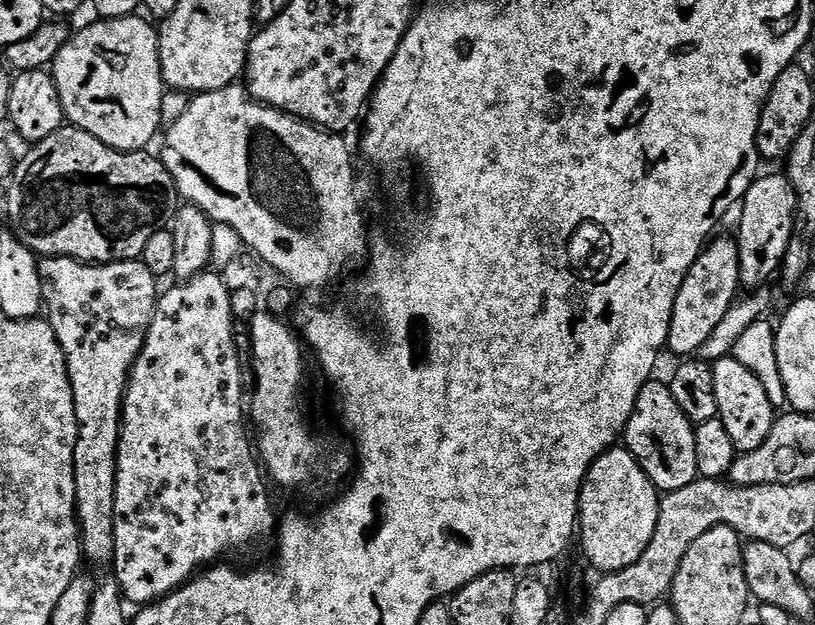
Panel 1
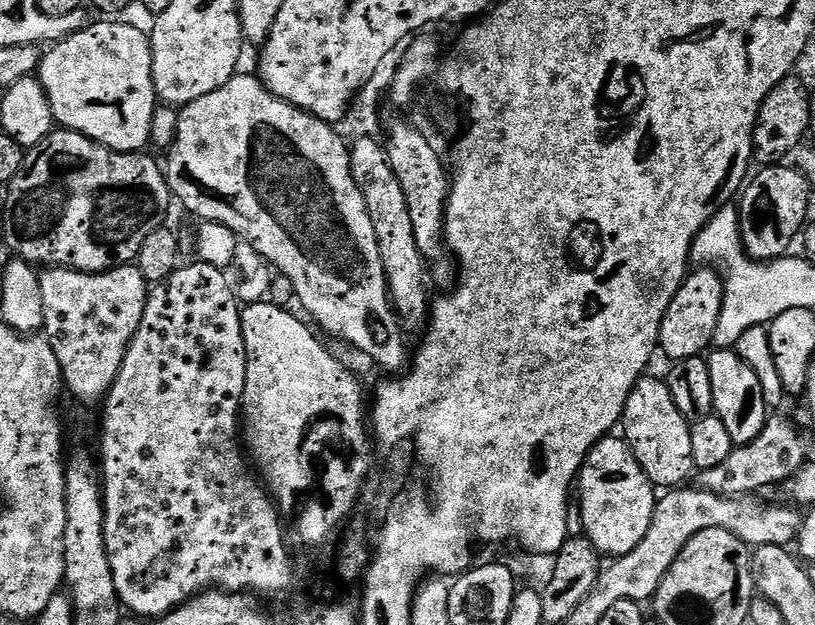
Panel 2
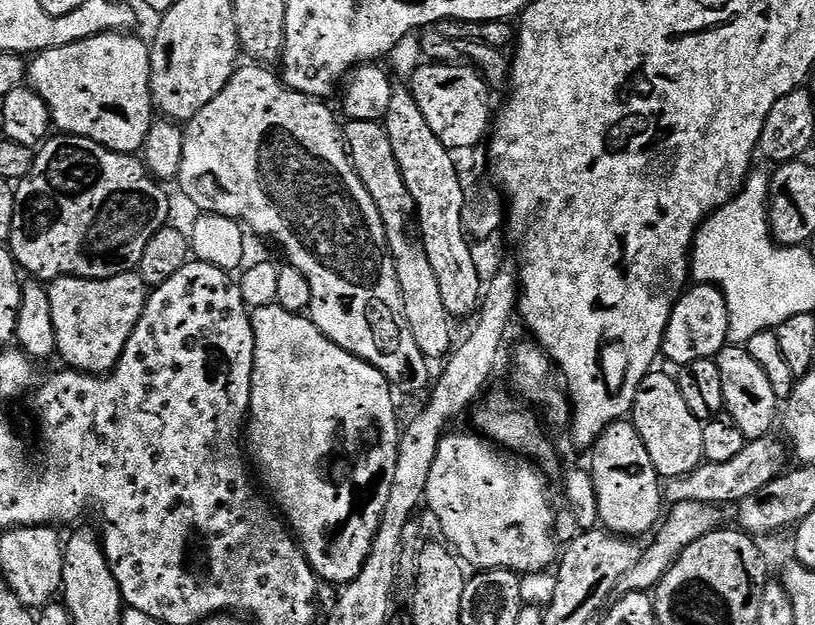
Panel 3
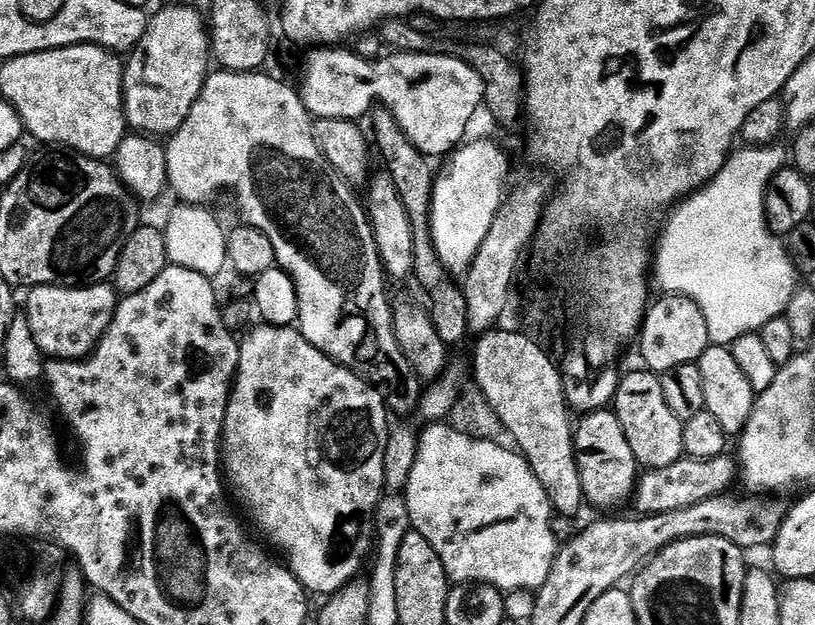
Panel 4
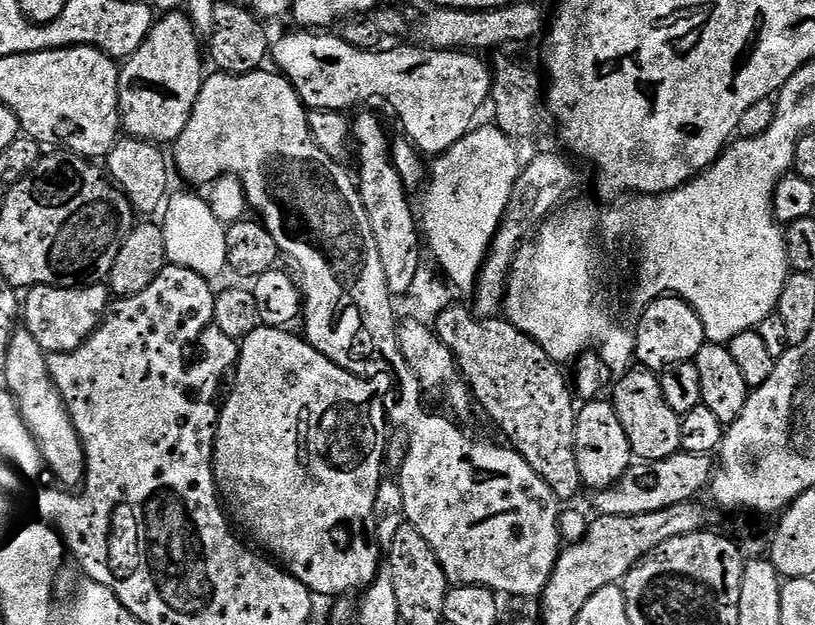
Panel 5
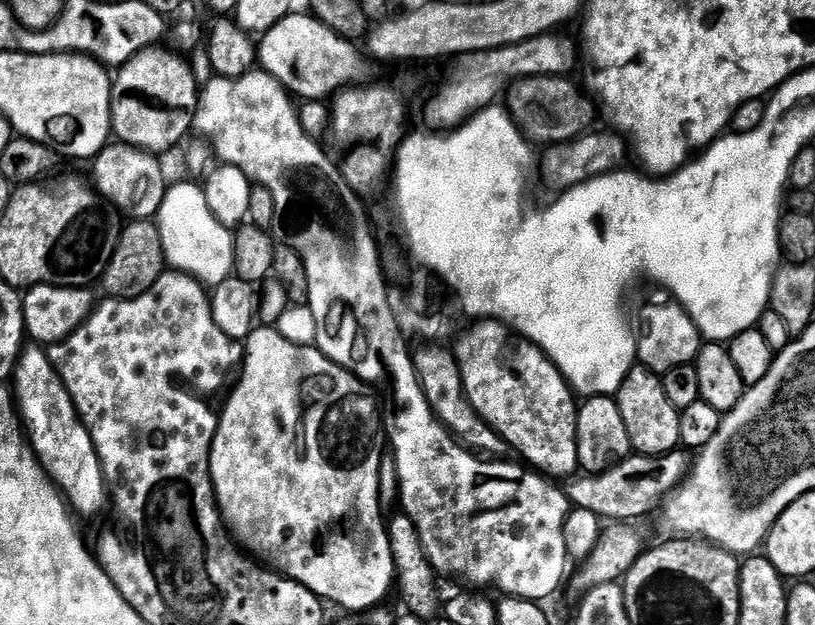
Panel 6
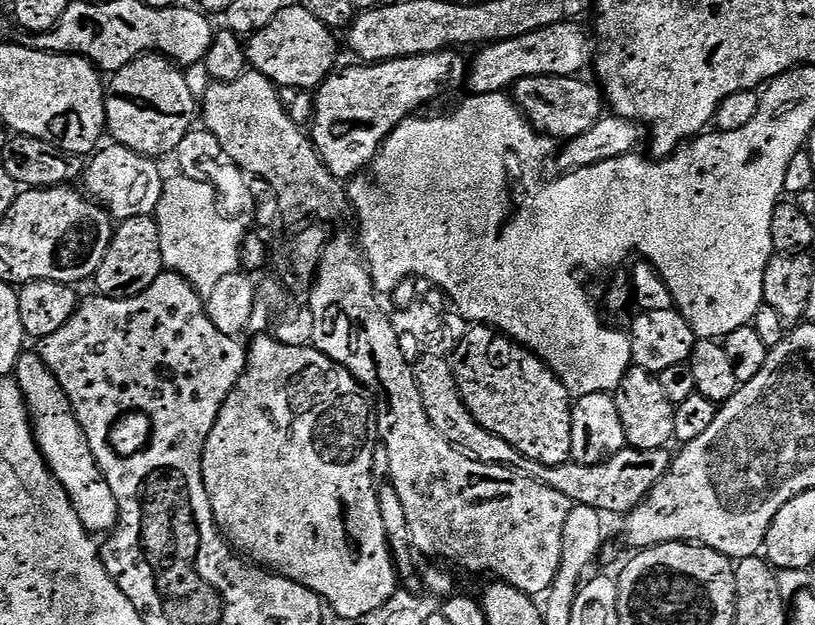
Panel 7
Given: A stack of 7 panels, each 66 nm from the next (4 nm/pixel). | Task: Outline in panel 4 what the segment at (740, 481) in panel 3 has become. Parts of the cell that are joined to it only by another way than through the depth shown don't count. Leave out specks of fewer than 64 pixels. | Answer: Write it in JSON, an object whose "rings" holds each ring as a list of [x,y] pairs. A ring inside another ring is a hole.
{"rings":[[[717,454],[711,458],[699,458],[700,460],[688,460],[682,458],[665,468],[649,468],[639,477],[638,497],[640,496],[641,513],[653,514],[659,512],[686,510],[687,507],[696,506],[706,499],[715,496],[723,496],[729,491],[728,488],[738,468],[731,460],[727,460],[724,454]]]}

